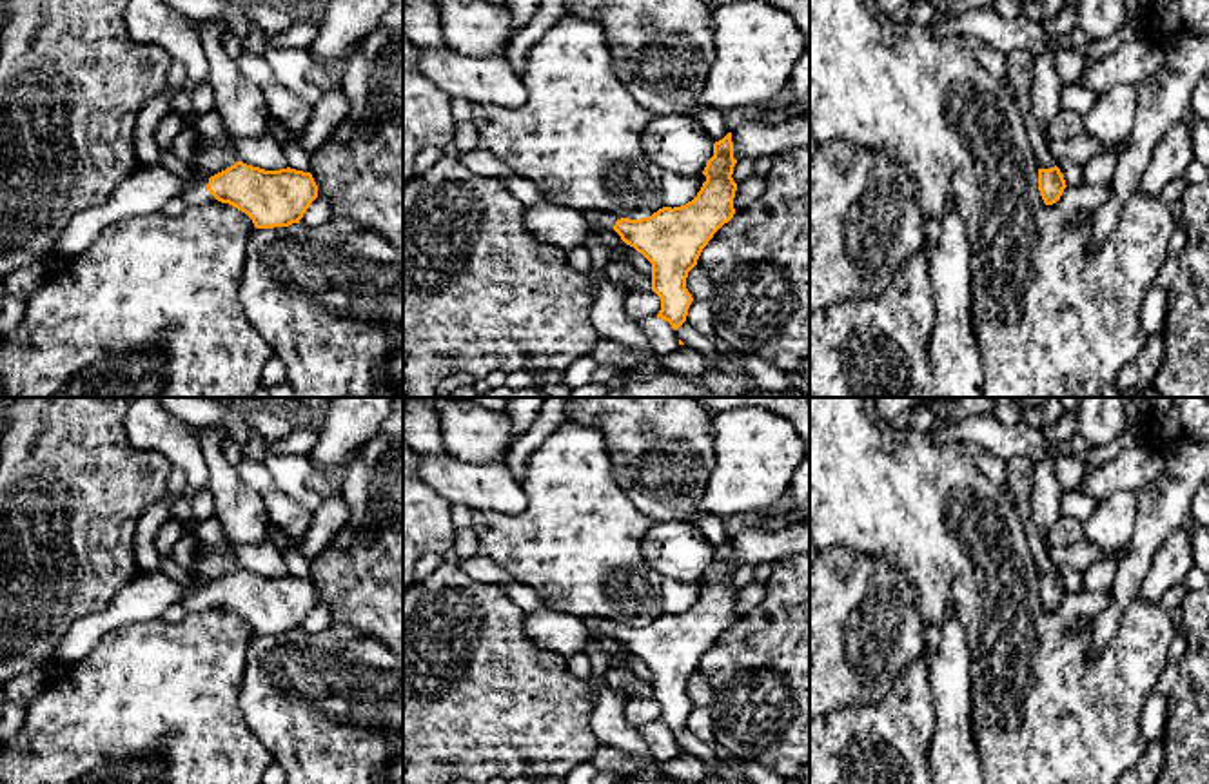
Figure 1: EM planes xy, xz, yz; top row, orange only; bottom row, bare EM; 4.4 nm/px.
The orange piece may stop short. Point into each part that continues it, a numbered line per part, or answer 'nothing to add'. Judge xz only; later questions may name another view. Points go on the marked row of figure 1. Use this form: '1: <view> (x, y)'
1: xz (598, 220)

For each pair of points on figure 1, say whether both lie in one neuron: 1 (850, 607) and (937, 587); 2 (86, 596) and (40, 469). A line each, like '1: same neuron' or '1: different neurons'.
1: different neurons
2: same neuron

